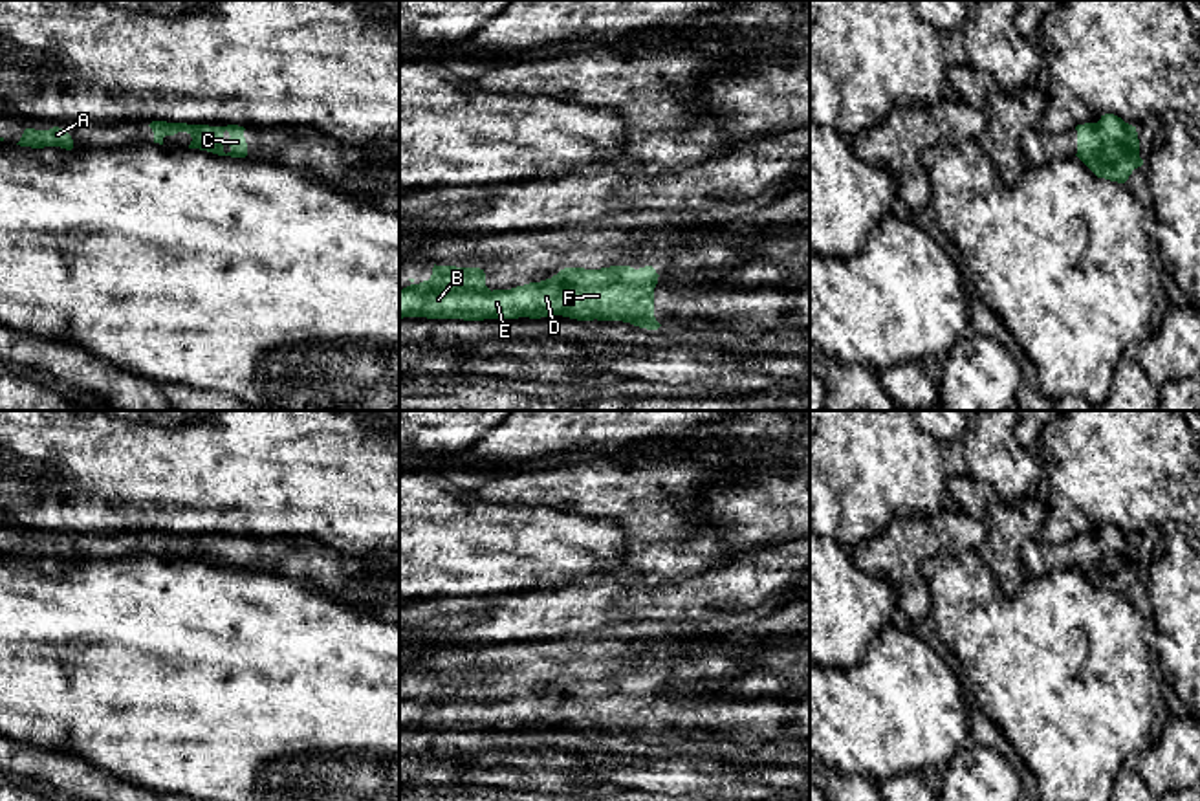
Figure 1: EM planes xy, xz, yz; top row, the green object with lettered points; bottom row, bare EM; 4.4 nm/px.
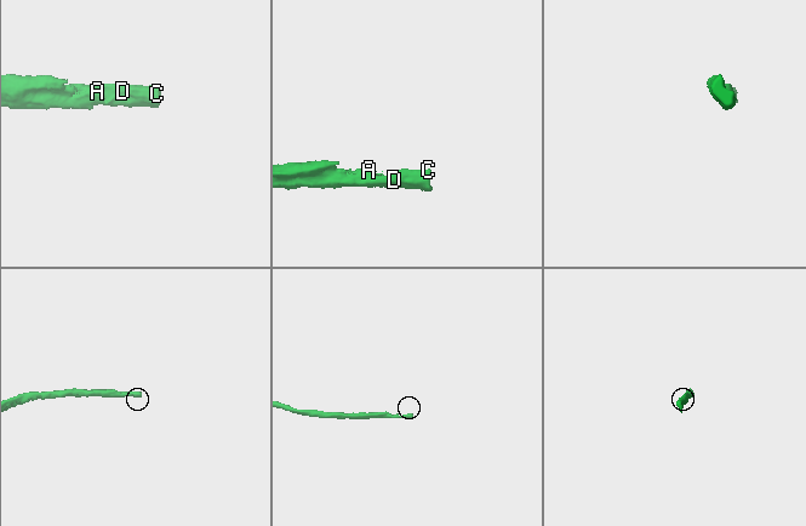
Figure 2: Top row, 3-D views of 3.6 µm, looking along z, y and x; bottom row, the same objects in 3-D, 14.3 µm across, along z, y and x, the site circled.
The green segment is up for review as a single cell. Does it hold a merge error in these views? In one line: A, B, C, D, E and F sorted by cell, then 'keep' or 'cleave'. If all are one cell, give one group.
A B C D E F; keep

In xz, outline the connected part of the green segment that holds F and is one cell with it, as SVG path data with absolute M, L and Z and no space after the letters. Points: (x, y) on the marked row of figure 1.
M436 266L429 280L399 290L399 319L540 319L562 315L577 321L623 321L658 330L652 266L634 269L564 268L551 279L511 290L489 290L480 268Z

